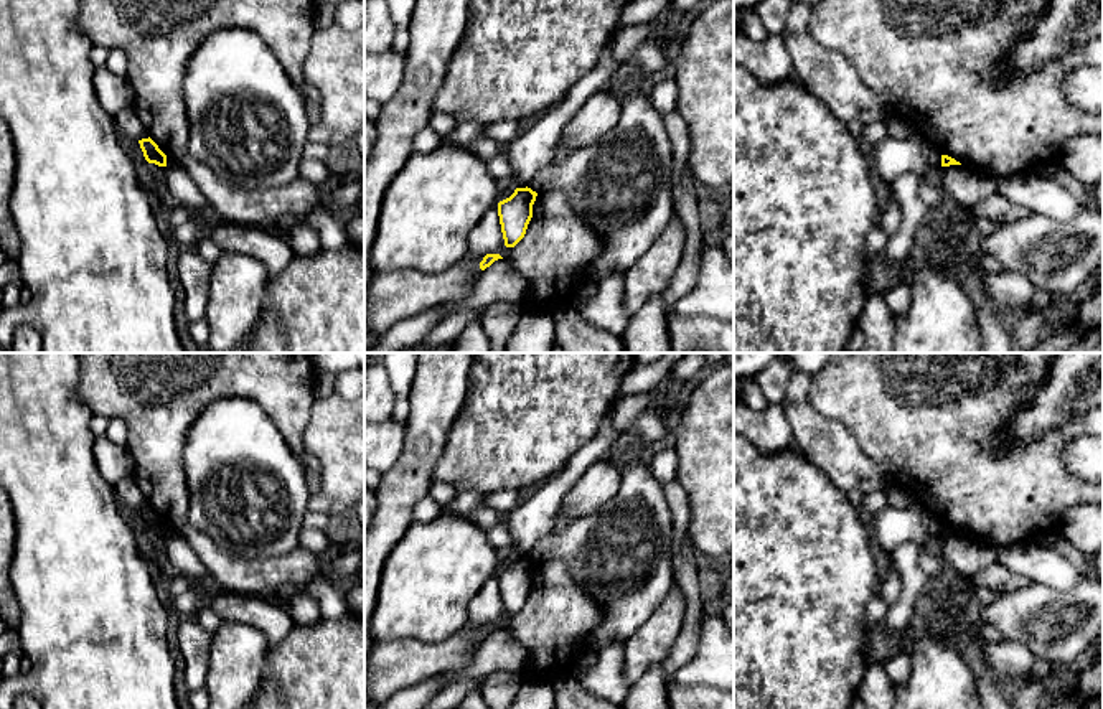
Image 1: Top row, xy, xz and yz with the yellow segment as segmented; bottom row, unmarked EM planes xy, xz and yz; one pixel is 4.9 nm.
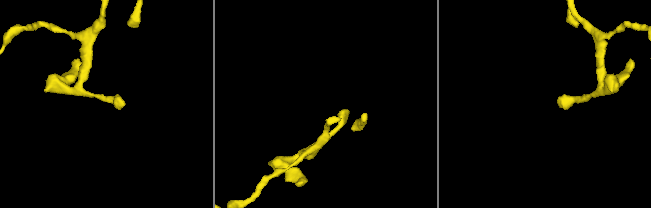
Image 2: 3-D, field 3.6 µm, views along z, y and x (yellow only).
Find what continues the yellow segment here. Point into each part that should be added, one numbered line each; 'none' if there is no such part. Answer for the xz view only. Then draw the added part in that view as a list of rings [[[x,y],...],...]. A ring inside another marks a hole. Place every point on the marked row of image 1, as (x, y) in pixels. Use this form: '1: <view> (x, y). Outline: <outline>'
none

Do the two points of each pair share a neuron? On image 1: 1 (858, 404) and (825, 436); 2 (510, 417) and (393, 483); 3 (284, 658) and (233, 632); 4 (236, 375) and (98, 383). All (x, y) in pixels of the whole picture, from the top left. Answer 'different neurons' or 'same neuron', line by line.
1: different neurons
2: different neurons
3: different neurons
4: same neuron

